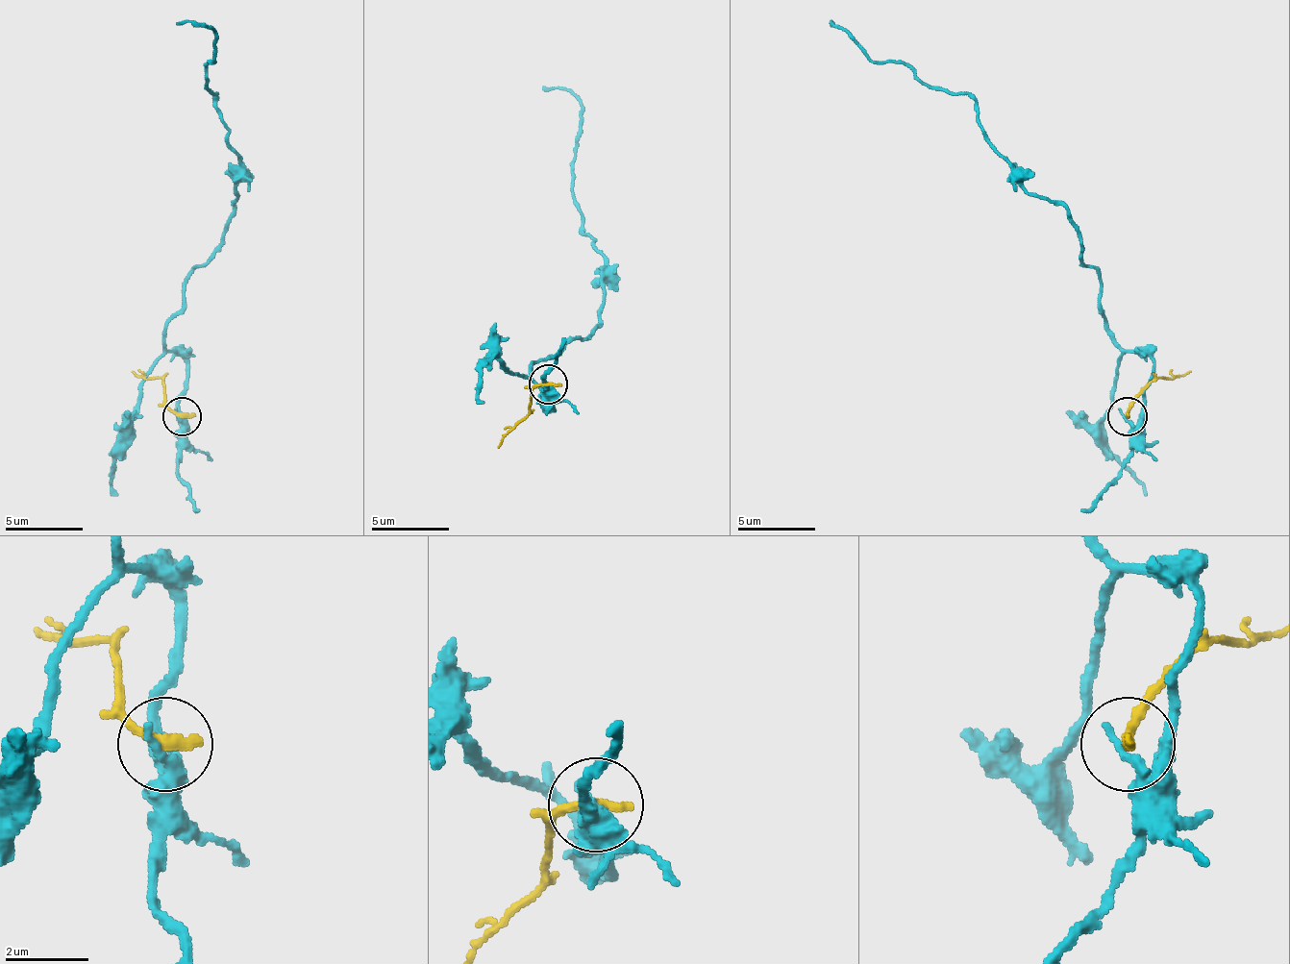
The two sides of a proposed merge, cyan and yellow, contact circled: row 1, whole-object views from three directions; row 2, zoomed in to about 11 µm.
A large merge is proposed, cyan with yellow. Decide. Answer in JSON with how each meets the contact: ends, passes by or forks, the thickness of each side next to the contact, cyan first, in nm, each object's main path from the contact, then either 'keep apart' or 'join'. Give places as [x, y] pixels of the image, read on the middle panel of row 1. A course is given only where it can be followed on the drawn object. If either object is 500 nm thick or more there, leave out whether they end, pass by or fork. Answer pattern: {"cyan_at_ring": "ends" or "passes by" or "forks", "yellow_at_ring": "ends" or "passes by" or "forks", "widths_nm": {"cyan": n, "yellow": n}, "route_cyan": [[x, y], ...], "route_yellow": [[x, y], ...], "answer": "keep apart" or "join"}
{"cyan_at_ring": "ends", "yellow_at_ring": "ends", "widths_nm": {"cyan": 280, "yellow": 280}, "route_cyan": [[549, 384], [553, 408], [530, 369], [599, 323], [603, 257], [580, 222], [572, 184], [580, 102], [541, 86]], "route_yellow": [[549, 384], [533, 388], [526, 416], [499, 447]], "answer": "keep apart"}

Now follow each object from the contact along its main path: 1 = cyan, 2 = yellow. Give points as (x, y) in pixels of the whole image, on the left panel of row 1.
1: (183, 419), (186, 360), (163, 330), (233, 210), (236, 152), (206, 86), (213, 32), (175, 24)
2: (183, 415), (167, 404), (160, 376), (133, 372)

